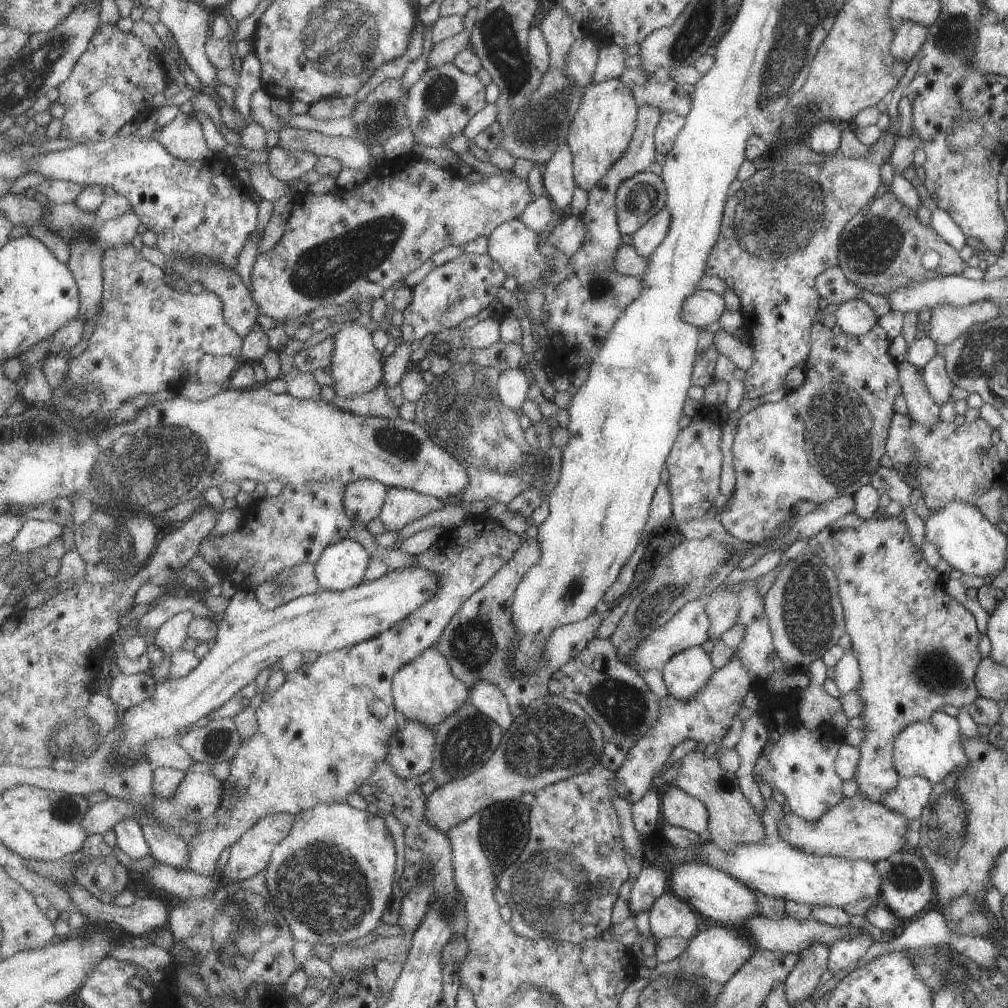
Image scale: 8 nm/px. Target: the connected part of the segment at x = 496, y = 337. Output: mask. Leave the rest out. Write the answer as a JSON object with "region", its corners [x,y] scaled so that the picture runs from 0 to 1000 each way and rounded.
{"region":[[[485,314],[463,325],[443,326],[432,333],[431,339],[441,339],[446,345],[468,343],[478,346],[498,337],[498,318]]]}

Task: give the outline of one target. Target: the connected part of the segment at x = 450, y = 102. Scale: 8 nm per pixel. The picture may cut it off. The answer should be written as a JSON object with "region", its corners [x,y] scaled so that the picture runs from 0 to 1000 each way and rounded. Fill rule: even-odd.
{"region":[[[450,62],[438,66],[428,66],[406,88],[402,103],[406,127],[413,139],[423,146],[441,147],[449,135],[459,133],[467,118],[484,104],[477,77],[458,70]]]}

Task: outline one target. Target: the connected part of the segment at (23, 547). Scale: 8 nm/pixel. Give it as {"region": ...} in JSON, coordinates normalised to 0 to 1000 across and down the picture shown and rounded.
{"region":[[[28,515],[20,526],[20,529],[10,538],[13,548],[30,549],[32,546],[49,540],[54,534],[63,530],[60,520],[51,517]]]}

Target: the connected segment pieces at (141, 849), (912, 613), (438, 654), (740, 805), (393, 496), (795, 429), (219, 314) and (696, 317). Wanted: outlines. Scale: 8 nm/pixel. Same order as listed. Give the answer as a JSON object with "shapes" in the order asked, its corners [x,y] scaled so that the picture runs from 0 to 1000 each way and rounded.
{"shapes":[[[[125,812],[118,815],[112,823],[116,829],[115,835],[117,841],[130,852],[136,853],[137,851],[146,849],[146,847],[151,847],[141,817],[136,812]]],[[[842,508],[833,512],[830,516],[824,517],[824,520],[818,521],[811,530],[808,530],[802,536],[803,545],[807,550],[813,551],[816,558],[828,568],[831,577],[831,592],[835,606],[835,615],[837,616],[838,628],[843,633],[842,644],[847,649],[853,665],[853,676],[850,686],[858,701],[853,710],[858,716],[858,730],[856,735],[851,740],[852,754],[847,764],[845,774],[850,779],[850,788],[858,791],[864,796],[873,796],[873,792],[877,790],[881,784],[888,783],[892,771],[888,767],[885,758],[886,734],[901,718],[906,718],[910,715],[920,715],[925,710],[926,706],[934,702],[936,698],[943,698],[947,702],[954,704],[964,698],[971,690],[971,686],[967,683],[967,669],[969,665],[969,653],[974,655],[969,647],[969,622],[968,615],[965,610],[957,605],[954,599],[949,599],[944,591],[936,587],[936,581],[932,581],[932,569],[928,567],[918,557],[914,546],[909,545],[903,537],[900,530],[900,523],[897,518],[889,517],[888,513],[878,513],[868,511],[863,515],[854,515],[846,508]]],[[[427,641],[420,649],[402,660],[391,672],[389,678],[393,703],[402,712],[421,716],[425,721],[433,722],[457,699],[465,696],[468,685],[449,667],[445,654],[434,643]]],[[[688,745],[675,752],[672,770],[667,777],[682,788],[694,793],[701,801],[702,823],[699,825],[700,830],[713,837],[719,844],[723,844],[727,838],[753,836],[761,833],[757,826],[755,813],[751,811],[752,808],[746,801],[746,797],[739,792],[734,783],[730,768],[717,764],[713,754],[707,750],[700,752],[697,747]]],[[[386,483],[381,505],[376,512],[382,526],[395,530],[407,518],[416,516],[427,508],[441,503],[438,495],[410,485]]],[[[810,317],[805,325],[805,346],[803,355],[796,365],[798,370],[797,381],[790,387],[781,388],[777,395],[766,400],[757,400],[740,409],[732,416],[728,434],[725,441],[726,463],[729,471],[729,480],[726,491],[720,494],[719,505],[713,510],[712,516],[715,522],[725,532],[747,541],[754,540],[779,540],[775,529],[771,530],[769,525],[775,525],[777,518],[782,516],[785,503],[793,496],[805,497],[812,501],[821,497],[830,491],[844,492],[853,482],[859,481],[864,476],[864,470],[872,463],[872,454],[876,452],[876,440],[879,440],[878,431],[884,421],[886,411],[886,397],[892,391],[892,380],[890,379],[890,366],[886,357],[880,353],[880,335],[878,328],[872,322],[866,322],[858,331],[843,332],[840,330],[826,331],[813,317]]],[[[130,241],[104,247],[101,263],[103,266],[103,293],[99,309],[94,315],[94,326],[87,336],[83,348],[69,357],[68,369],[62,379],[62,382],[53,386],[53,395],[50,399],[50,405],[53,406],[53,409],[56,409],[59,413],[63,414],[65,421],[72,424],[80,432],[94,431],[94,433],[96,433],[96,431],[98,431],[98,433],[100,433],[100,429],[104,428],[107,423],[112,422],[111,416],[120,405],[120,402],[123,402],[126,398],[132,397],[132,395],[138,393],[138,391],[152,391],[152,393],[155,393],[158,391],[158,387],[167,387],[178,391],[183,384],[184,377],[188,375],[188,373],[196,371],[199,356],[203,351],[216,354],[229,352],[230,354],[238,356],[240,353],[240,346],[242,345],[242,335],[238,331],[235,331],[235,328],[231,327],[230,323],[227,323],[222,313],[222,300],[215,291],[201,288],[194,293],[189,292],[188,289],[182,290],[172,288],[172,286],[170,286],[171,281],[166,280],[164,270],[161,270],[158,264],[144,258]]],[[[692,288],[678,300],[676,315],[681,320],[696,326],[701,321],[712,317],[717,307],[719,302],[715,293],[704,288]]]]}

